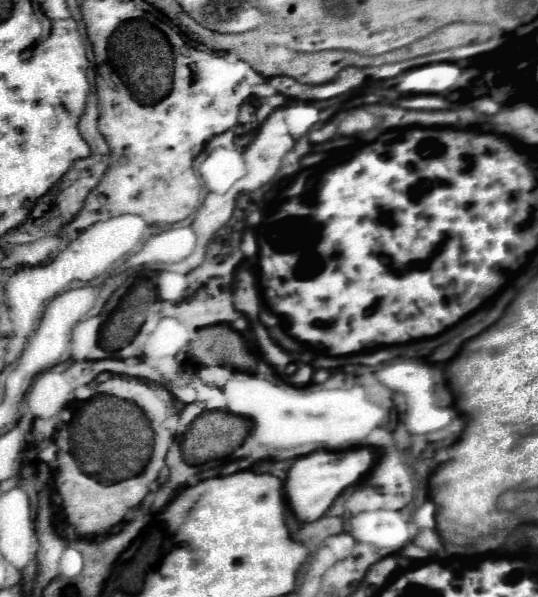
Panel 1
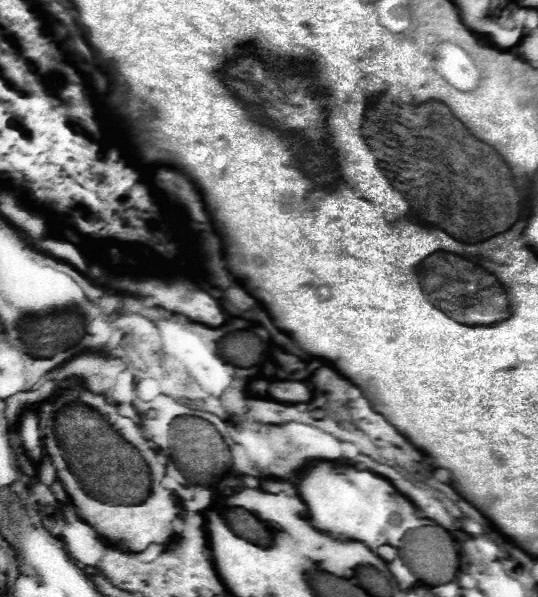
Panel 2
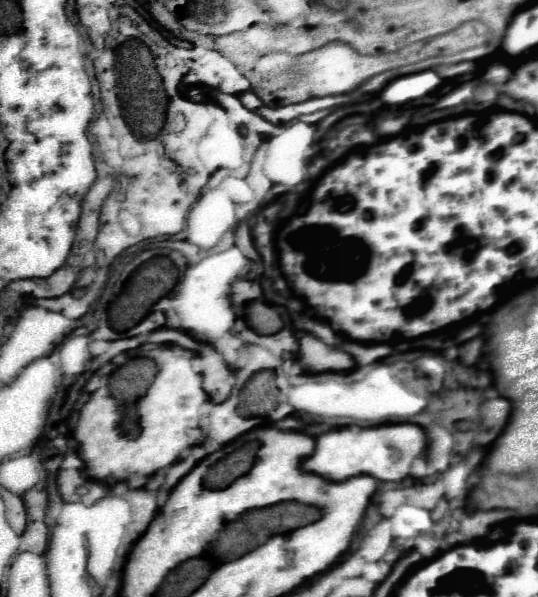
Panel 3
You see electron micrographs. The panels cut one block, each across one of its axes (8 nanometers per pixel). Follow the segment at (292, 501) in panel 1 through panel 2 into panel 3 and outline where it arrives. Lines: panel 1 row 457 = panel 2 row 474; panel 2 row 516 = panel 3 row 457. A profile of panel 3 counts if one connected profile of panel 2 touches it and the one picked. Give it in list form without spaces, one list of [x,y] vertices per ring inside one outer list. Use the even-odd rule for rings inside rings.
[[[382,424],[372,428],[332,428],[316,438],[314,454],[304,462],[304,470],[316,472],[332,480],[344,480],[356,474],[370,474],[378,480],[402,482],[410,474],[410,466],[428,448],[426,434],[418,424]]]

